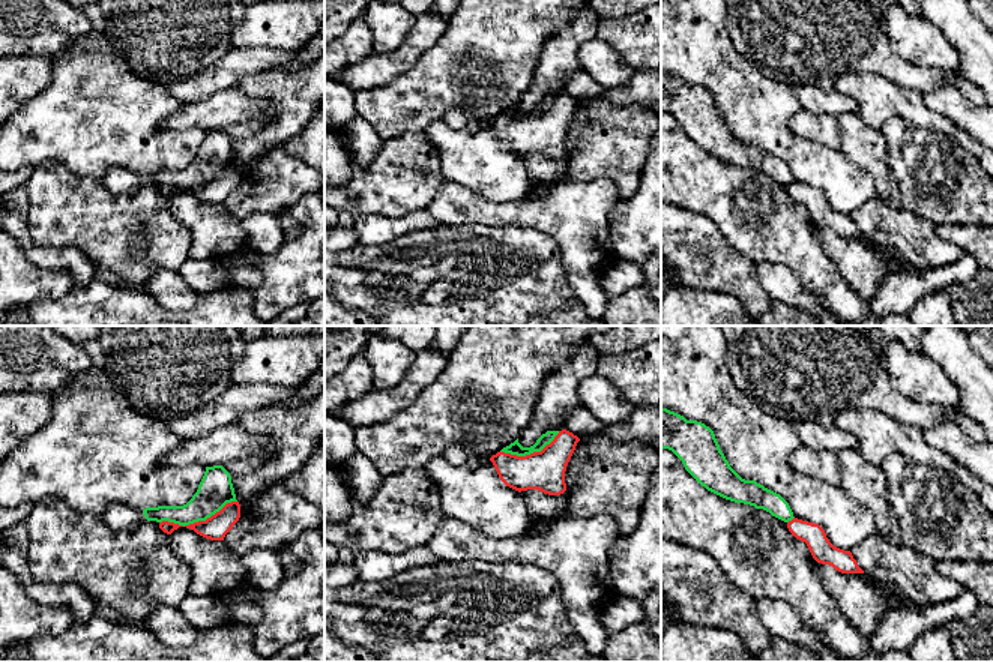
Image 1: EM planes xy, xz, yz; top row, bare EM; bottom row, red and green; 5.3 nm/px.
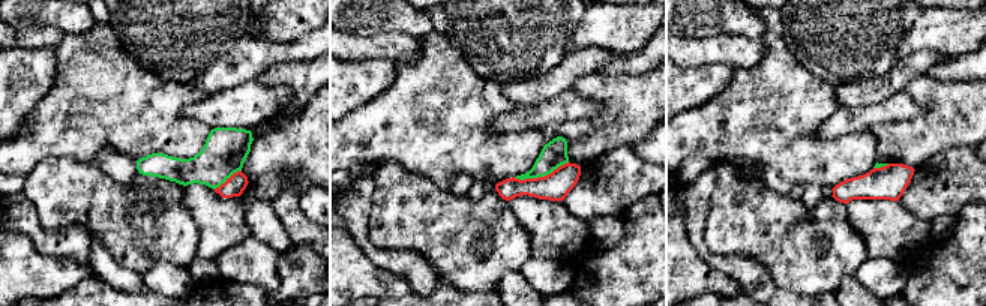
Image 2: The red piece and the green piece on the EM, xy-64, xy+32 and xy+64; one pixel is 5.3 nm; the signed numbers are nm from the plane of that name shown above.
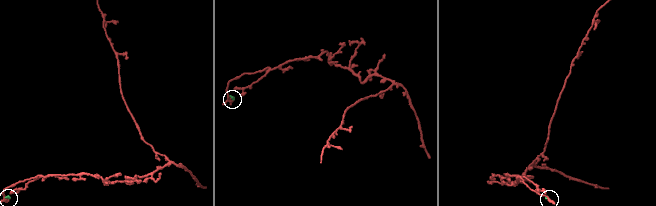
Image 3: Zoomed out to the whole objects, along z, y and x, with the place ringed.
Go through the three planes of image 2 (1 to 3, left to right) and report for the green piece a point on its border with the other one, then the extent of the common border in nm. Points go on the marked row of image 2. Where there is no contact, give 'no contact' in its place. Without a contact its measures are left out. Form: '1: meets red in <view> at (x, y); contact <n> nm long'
1: meets red in xy-64 at (227, 179); contact 180 nm long
2: meets red in xy+32 at (541, 177); contact 300 nm long
3: meets red in xy+64 at (881, 167); contact 90 nm long

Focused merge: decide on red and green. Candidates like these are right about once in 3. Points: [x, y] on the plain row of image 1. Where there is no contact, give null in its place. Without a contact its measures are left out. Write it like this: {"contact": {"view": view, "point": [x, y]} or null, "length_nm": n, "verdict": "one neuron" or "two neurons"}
{"contact": {"view": "xy", "point": [199, 185]}, "length_nm": 440, "verdict": "two neurons"}

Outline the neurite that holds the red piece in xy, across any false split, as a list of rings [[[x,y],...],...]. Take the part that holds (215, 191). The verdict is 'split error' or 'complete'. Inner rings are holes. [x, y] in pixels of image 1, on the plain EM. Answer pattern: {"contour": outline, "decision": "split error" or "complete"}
{"contour": [[[231,165],[206,185],[198,185],[185,191],[194,194],[197,198],[206,203],[224,204],[225,198],[233,192],[239,182],[240,168],[239,165]]], "decision": "complete"}

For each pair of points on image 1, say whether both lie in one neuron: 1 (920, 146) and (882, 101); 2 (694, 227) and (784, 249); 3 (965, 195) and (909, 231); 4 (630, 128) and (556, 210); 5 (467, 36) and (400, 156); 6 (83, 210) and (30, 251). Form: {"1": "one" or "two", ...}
{"1": "two", "2": "two", "3": "two", "4": "two", "5": "two", "6": "two"}

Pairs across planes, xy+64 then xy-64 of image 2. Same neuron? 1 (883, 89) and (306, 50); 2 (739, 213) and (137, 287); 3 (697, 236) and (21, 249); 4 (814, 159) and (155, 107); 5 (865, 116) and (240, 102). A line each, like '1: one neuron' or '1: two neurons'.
1: one neuron
2: two neurons
3: two neurons
4: one neuron
5: one neuron

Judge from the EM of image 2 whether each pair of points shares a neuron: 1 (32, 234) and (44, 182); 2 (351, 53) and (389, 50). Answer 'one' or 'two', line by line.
1: two
2: one

